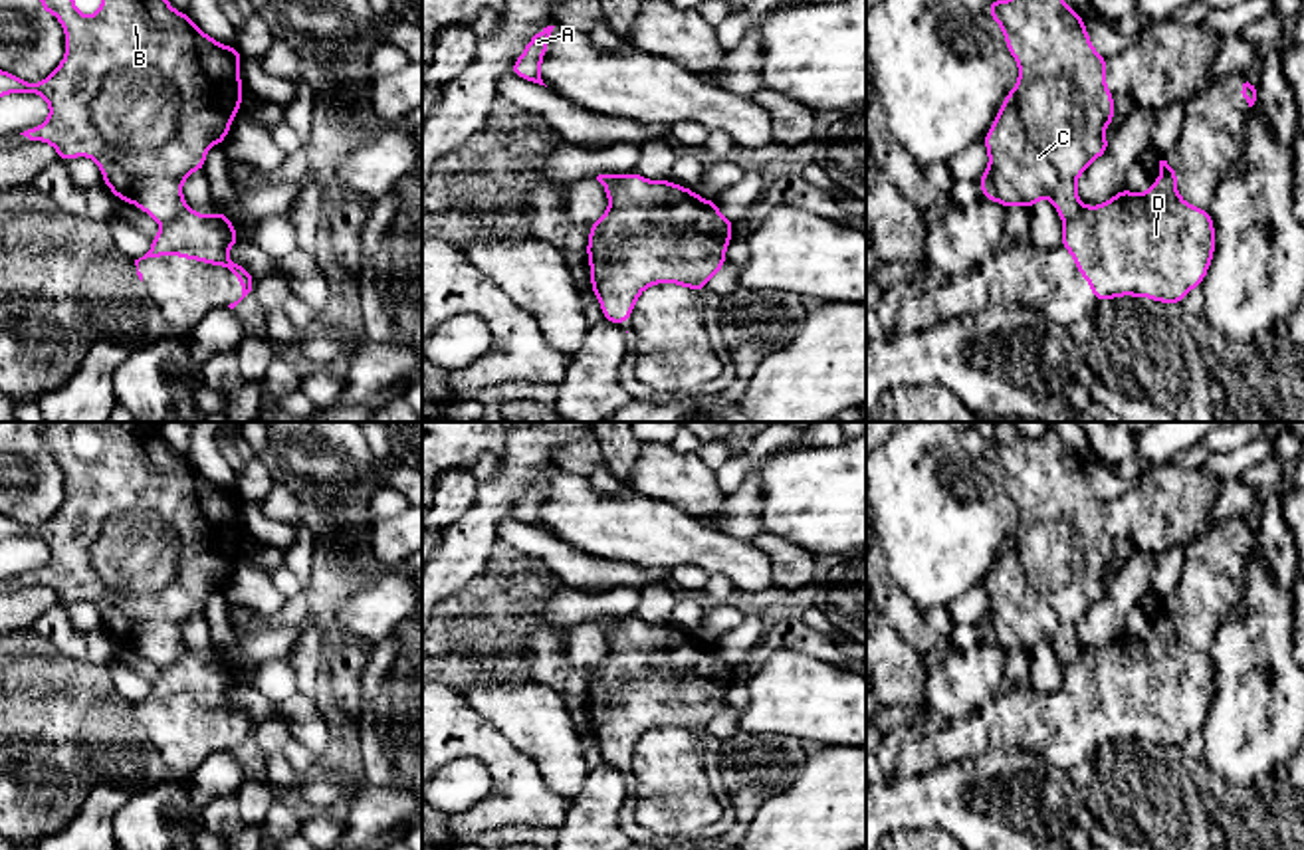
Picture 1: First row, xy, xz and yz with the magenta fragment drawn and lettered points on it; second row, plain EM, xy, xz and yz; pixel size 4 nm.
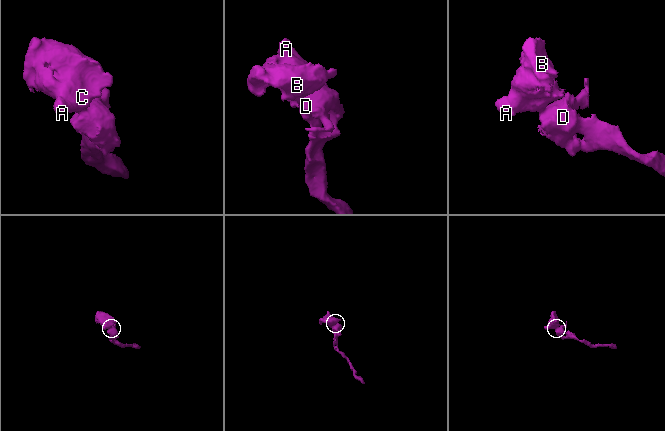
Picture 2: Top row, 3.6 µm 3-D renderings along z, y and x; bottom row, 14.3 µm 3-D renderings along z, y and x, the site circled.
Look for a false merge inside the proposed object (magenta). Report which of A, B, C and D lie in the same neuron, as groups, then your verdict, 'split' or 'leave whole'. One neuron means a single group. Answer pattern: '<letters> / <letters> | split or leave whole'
A B C / D | split

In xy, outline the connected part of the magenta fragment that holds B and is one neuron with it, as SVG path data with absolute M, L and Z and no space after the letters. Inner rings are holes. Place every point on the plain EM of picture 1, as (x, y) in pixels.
M44 422L40 450L61 468L65 499L38 527L0 513L0 541L38 537L50 549L50 561L20 579L52 588L63 606L89 600L121 646L139 650L159 668L176 662L186 652L184 624L204 614L208 592L222 590L240 557L242 497L204 478L186 456L174 454L155 422ZM75 428L101 436L95 458L75 452Z

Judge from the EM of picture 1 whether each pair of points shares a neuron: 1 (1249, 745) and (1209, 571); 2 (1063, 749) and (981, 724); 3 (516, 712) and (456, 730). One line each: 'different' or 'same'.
1: different
2: same
3: different

